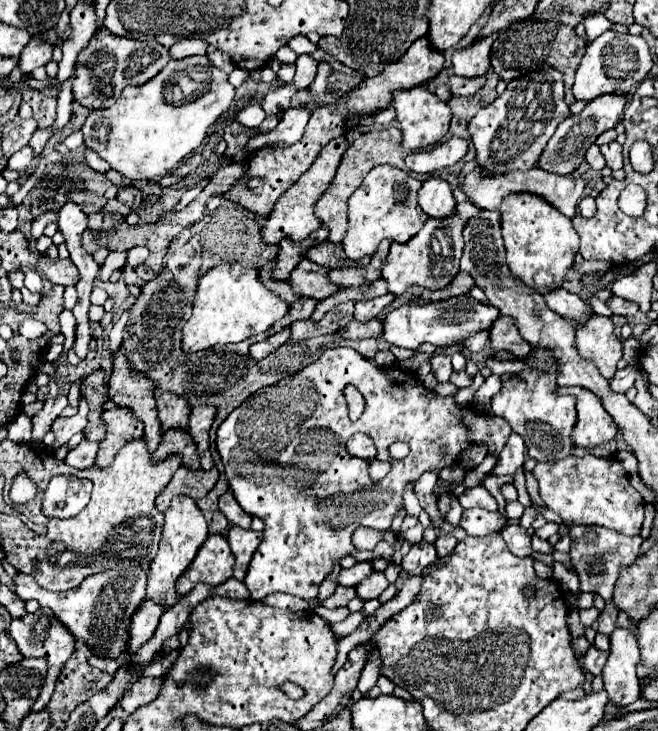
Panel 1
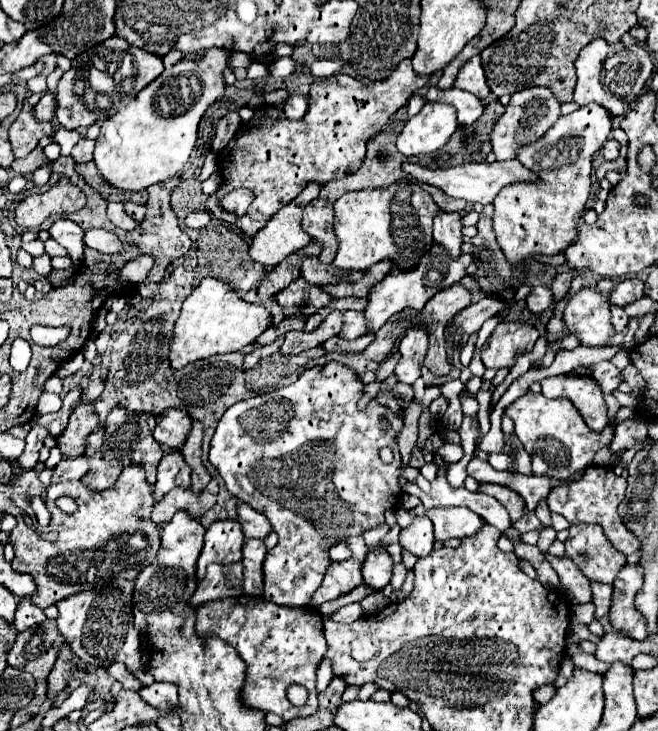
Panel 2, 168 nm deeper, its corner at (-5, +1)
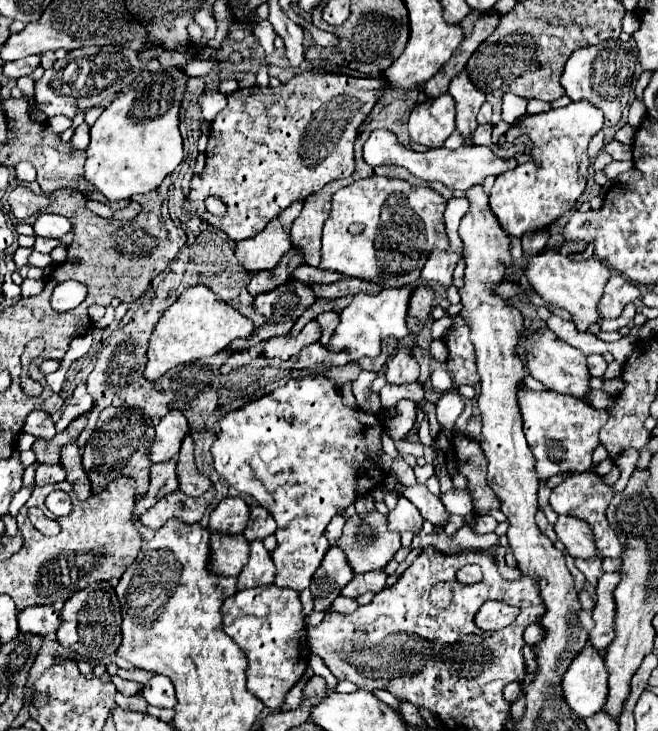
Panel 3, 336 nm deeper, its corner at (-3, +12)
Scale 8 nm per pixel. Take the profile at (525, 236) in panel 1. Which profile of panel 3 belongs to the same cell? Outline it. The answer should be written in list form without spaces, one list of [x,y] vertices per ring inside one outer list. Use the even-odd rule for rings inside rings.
[[[570,102],[564,108],[552,108],[544,114],[528,114],[504,134],[506,142],[522,134],[534,140],[532,158],[526,164],[502,172],[490,190],[492,212],[508,236],[522,236],[528,230],[546,228],[576,206],[588,180],[588,142],[602,126],[604,114],[598,108],[590,102]]]

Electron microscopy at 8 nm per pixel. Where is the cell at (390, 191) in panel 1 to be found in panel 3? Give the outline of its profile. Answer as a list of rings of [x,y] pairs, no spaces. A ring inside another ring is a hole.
[[[372,176],[356,180],[350,186],[338,190],[332,198],[332,210],[324,224],[322,248],[320,248],[320,270],[340,272],[346,278],[360,278],[378,282],[380,286],[414,286],[428,256],[440,248],[448,250],[448,236],[444,230],[446,198],[432,188],[414,188],[406,180]]]

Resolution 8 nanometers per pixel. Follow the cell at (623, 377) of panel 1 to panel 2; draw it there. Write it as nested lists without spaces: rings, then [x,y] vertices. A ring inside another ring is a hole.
[[[602,361],[592,365],[592,377],[600,383],[604,393],[612,393],[618,389],[618,385],[624,381],[620,369],[616,369],[610,361]]]

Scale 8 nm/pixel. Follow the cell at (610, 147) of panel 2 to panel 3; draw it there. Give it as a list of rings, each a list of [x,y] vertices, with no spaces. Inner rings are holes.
[[[612,140],[610,144],[606,144],[604,150],[612,156],[612,160],[632,160],[632,146],[628,146],[628,144],[620,144],[620,142]]]

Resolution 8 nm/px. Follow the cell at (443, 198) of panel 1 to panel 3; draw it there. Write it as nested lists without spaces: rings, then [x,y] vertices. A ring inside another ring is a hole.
[[[434,250],[422,270],[422,280],[424,282],[436,282],[444,288],[450,288],[452,284],[452,272],[456,268],[460,260],[460,254],[448,250],[448,252],[440,252],[440,250]]]

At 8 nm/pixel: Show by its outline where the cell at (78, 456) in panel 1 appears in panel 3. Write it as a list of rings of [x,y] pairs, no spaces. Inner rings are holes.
[[[56,464],[56,466],[38,466],[36,468],[36,486],[48,486],[48,484],[56,484],[62,482],[66,478],[66,470]]]

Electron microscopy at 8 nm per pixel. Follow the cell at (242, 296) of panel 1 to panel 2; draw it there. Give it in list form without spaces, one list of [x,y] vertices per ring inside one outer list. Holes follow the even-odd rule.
[[[206,277],[198,287],[192,289],[190,297],[182,305],[182,313],[174,327],[174,339],[170,345],[170,365],[182,369],[184,365],[206,359],[218,353],[240,351],[246,345],[252,345],[258,335],[272,325],[272,315],[268,309],[256,303],[248,303],[238,297],[236,291],[222,283],[220,279]]]

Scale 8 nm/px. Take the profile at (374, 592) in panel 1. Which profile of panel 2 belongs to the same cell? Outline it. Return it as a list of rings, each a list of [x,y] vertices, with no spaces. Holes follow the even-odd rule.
[[[370,547],[368,549],[368,557],[366,561],[362,563],[362,577],[364,577],[364,583],[376,591],[382,591],[388,583],[390,583],[390,577],[392,577],[392,559],[390,555],[380,549],[380,547]]]

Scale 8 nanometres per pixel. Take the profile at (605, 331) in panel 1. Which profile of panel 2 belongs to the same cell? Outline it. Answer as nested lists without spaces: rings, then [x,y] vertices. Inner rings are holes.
[[[580,289],[564,309],[564,323],[586,347],[604,347],[612,337],[608,299],[596,289]]]

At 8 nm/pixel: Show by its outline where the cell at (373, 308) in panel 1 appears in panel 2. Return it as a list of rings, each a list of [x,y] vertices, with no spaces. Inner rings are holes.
[[[344,311],[344,327],[340,331],[340,337],[356,339],[362,337],[366,331],[368,327],[364,327],[364,311]]]

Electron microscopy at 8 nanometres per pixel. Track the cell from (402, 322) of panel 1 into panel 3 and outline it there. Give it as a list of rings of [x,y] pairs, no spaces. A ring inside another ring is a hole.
[[[402,348],[398,354],[394,354],[386,368],[386,382],[388,384],[406,384],[416,382],[420,374],[418,362],[410,356],[408,348]]]

